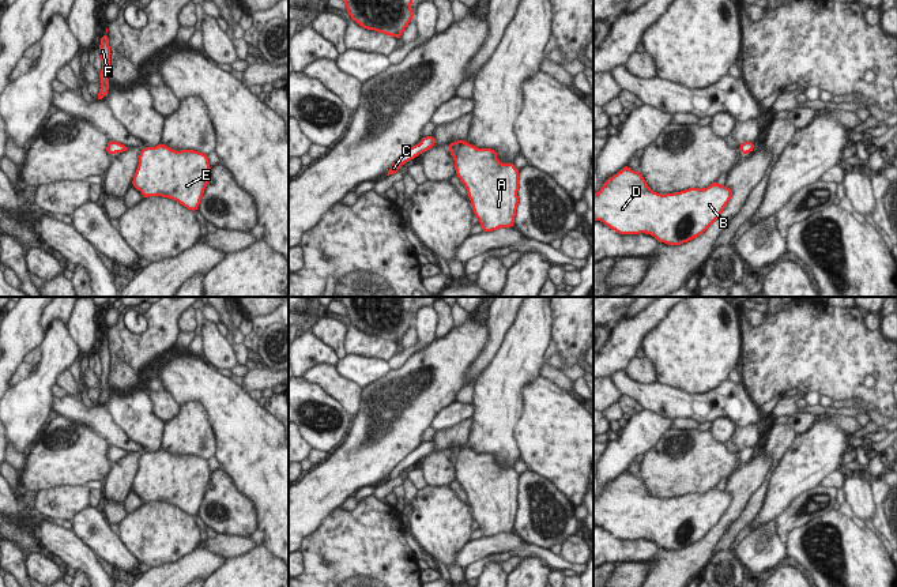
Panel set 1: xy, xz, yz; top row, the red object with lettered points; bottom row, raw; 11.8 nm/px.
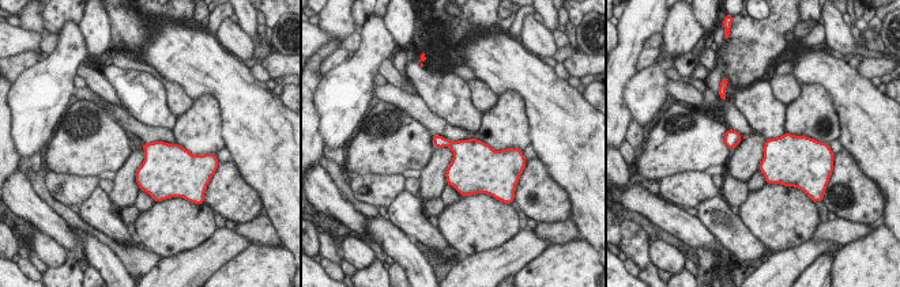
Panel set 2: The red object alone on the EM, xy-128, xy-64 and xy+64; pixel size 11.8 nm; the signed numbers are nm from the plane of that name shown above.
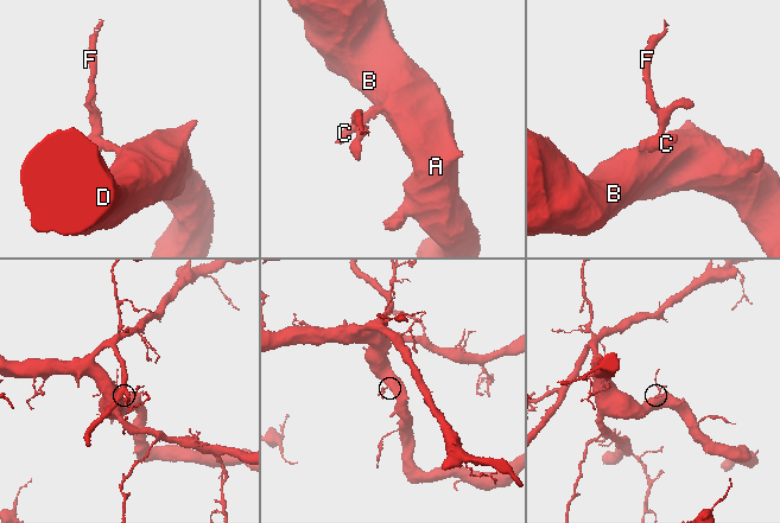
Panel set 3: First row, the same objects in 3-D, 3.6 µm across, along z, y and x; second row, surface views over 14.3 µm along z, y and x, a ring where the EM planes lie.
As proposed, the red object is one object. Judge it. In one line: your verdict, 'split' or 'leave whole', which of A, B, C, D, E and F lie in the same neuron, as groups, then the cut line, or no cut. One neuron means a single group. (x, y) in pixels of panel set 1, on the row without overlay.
leave whole | A B C D E F | no cut

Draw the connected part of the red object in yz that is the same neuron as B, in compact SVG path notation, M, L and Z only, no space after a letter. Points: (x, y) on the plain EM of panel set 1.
M627 470L621 477L603 488L598 498L593 498L593 526L600 526L618 539L652 539L659 548L667 550L682 550L702 539L723 518L732 501L731 493L712 488L709 492L689 493L674 498L657 498L649 494L641 477L632 475Z

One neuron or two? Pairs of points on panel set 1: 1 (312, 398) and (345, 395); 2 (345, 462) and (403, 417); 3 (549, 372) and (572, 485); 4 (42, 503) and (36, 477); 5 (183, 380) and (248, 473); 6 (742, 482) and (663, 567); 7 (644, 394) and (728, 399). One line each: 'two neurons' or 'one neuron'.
1: two neurons
2: one neuron
3: two neurons
4: two neurons
5: one neuron
6: one neuron
7: one neuron

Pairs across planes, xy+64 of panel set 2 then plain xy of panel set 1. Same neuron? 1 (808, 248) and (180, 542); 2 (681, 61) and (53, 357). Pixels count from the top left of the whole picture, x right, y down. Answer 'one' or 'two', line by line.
1: two
2: two

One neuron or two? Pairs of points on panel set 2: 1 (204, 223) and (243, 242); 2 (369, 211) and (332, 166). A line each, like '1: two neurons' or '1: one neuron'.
1: two neurons
2: one neuron

